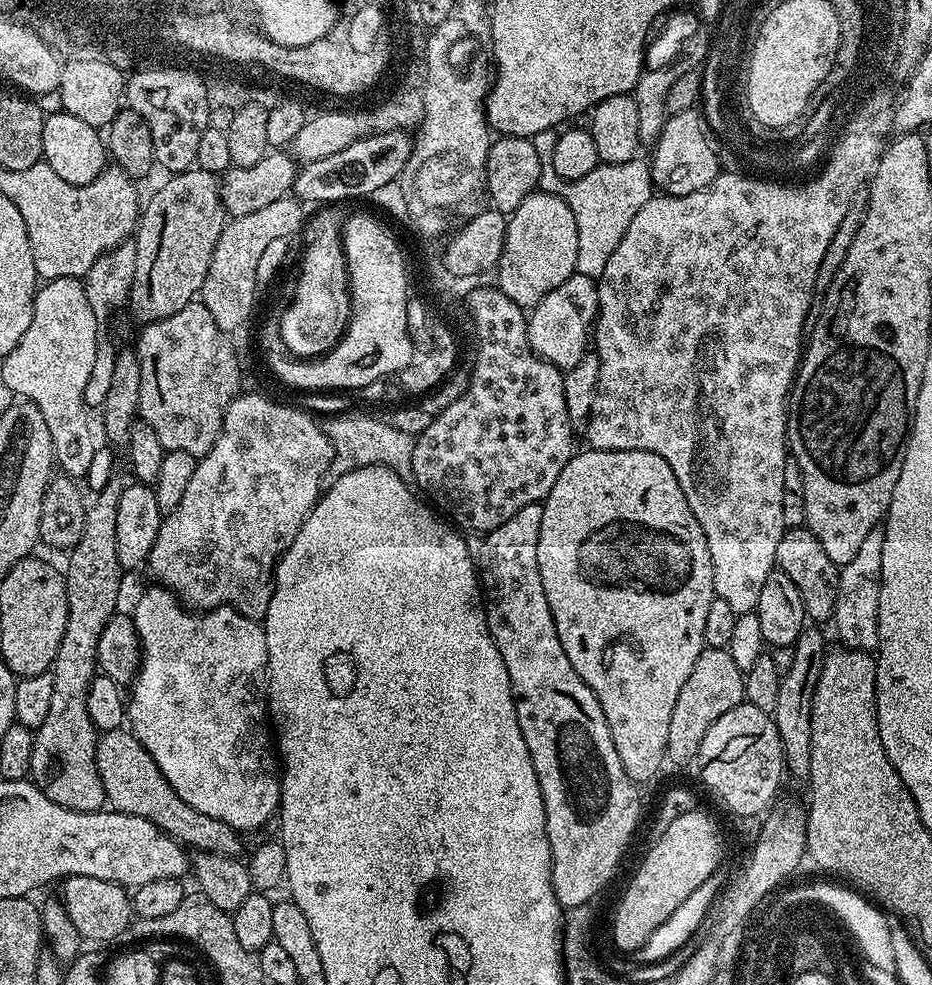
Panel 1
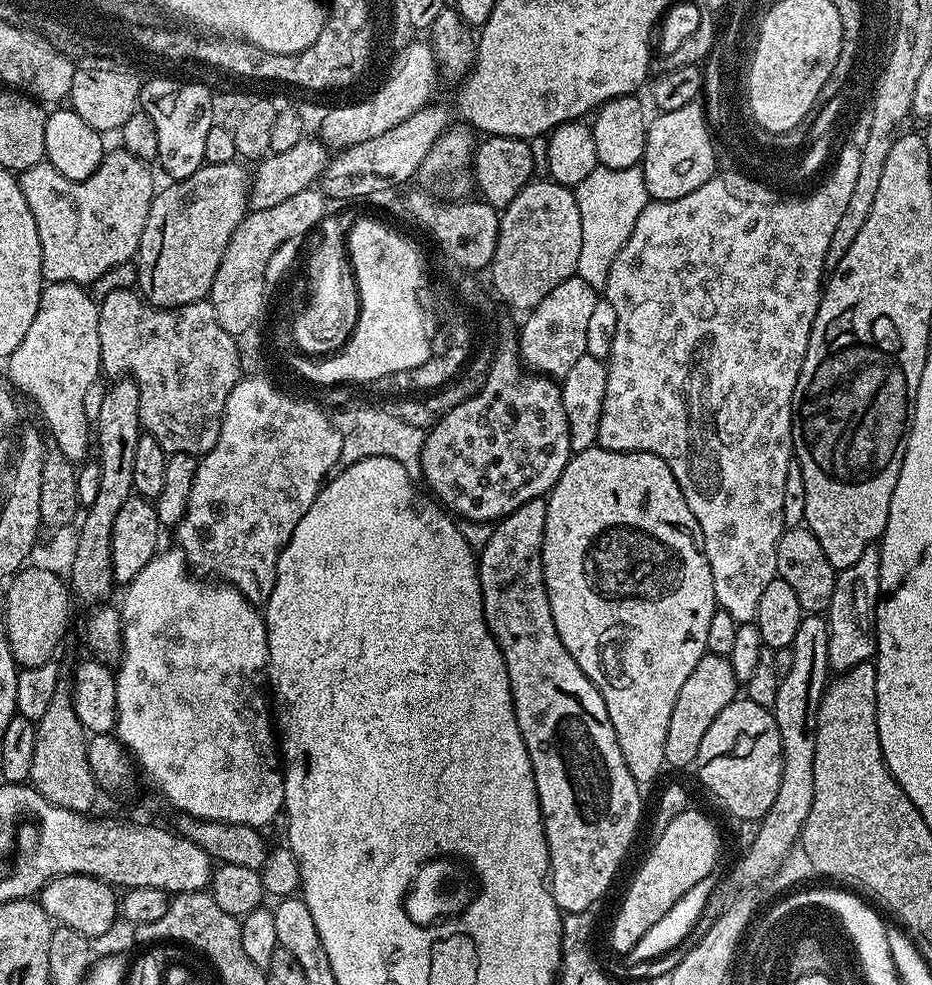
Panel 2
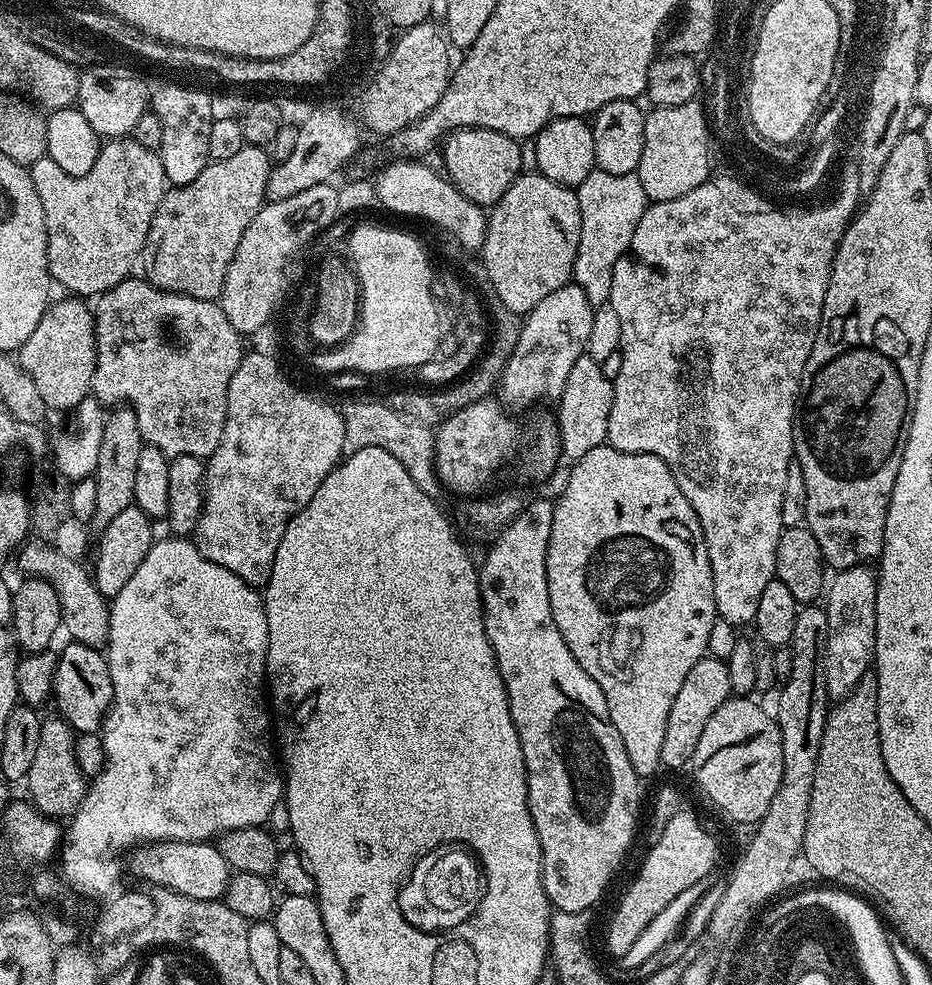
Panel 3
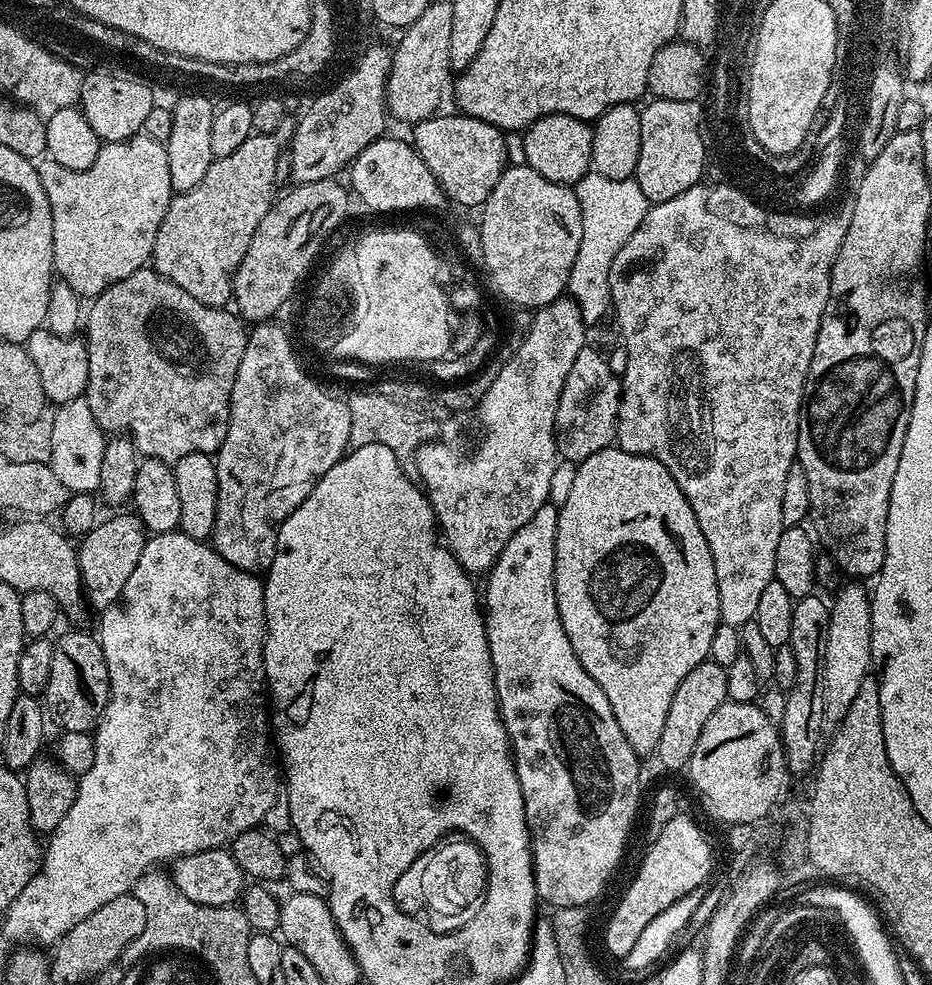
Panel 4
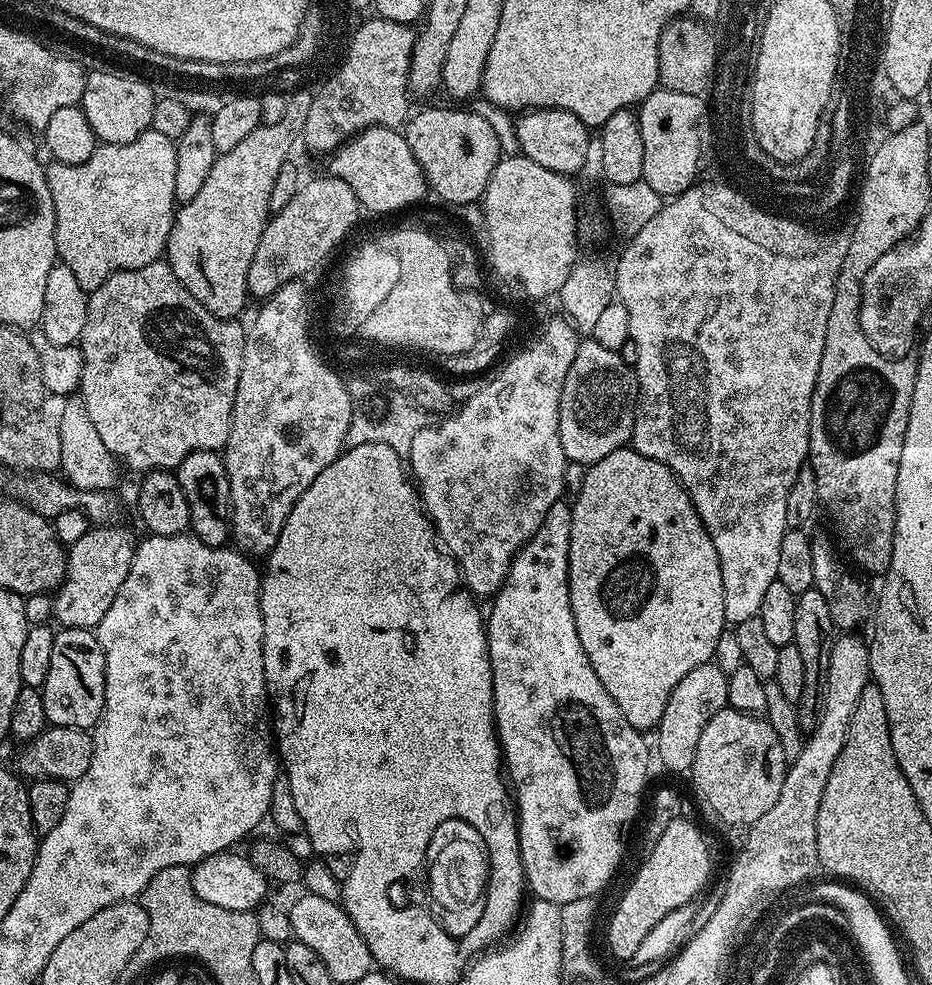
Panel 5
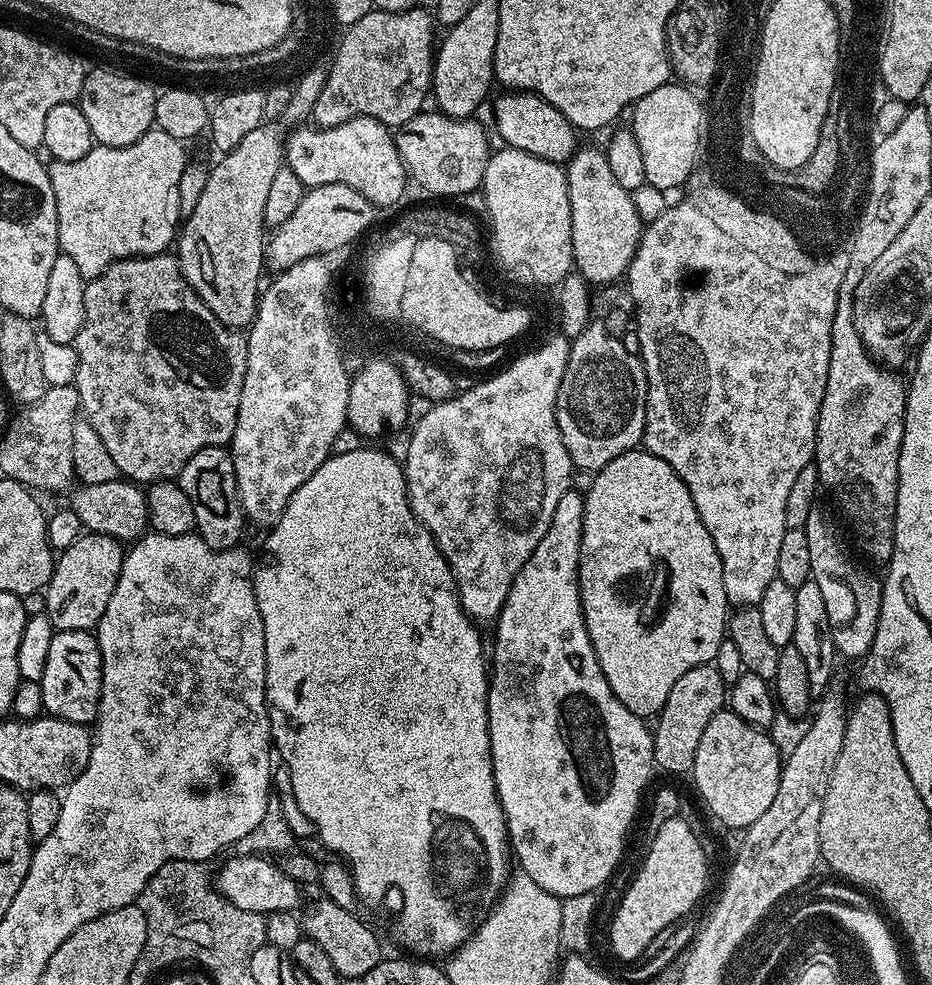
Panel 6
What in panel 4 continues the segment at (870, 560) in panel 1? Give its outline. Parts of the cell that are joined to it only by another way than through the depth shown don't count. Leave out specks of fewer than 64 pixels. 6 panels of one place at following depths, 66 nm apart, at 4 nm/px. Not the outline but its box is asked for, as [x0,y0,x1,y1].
[822,582,872,730]

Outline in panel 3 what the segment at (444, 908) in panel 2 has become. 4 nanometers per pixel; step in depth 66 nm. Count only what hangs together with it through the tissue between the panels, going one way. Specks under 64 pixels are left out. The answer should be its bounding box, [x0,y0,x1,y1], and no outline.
[395,836,488,935]

